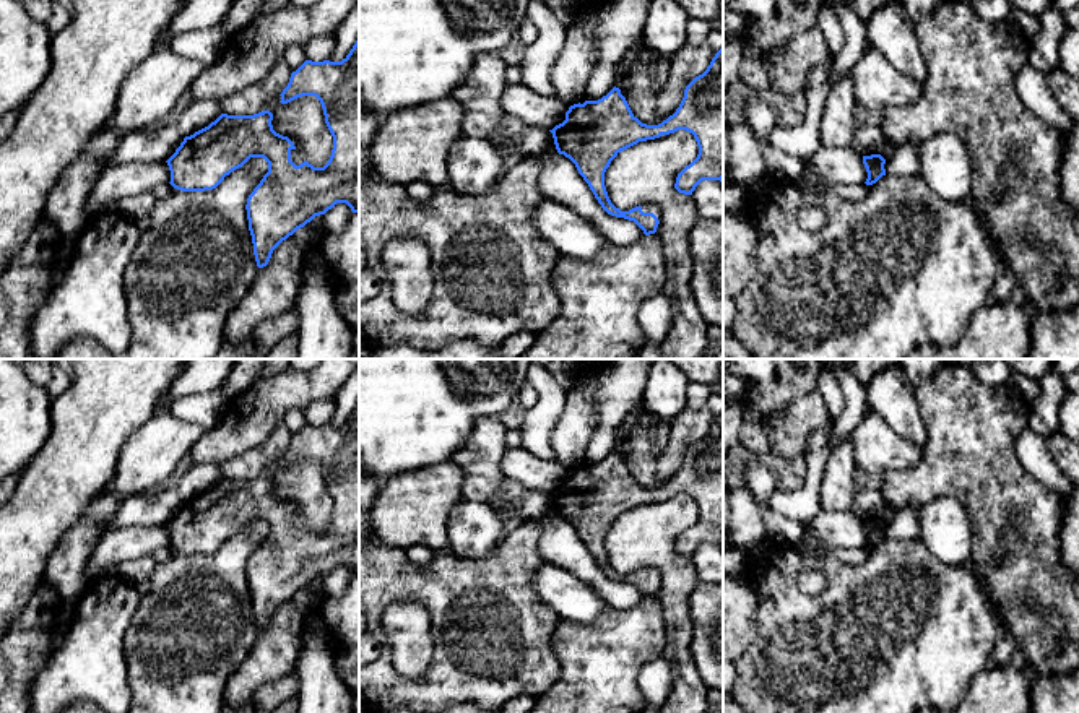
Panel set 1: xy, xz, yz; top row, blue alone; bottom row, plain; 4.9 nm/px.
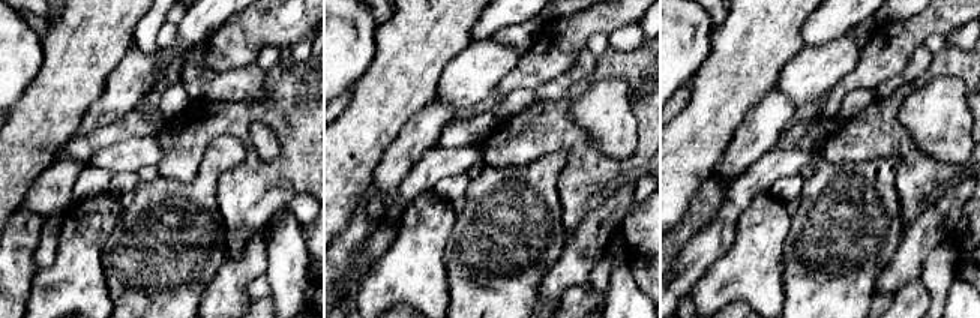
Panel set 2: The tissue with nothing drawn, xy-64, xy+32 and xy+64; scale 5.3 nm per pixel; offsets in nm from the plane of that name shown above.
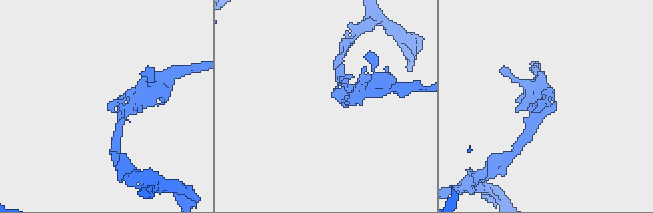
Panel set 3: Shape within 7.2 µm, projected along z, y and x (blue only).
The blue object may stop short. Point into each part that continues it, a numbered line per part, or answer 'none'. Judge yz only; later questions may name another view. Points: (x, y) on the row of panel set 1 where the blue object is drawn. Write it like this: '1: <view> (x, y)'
none

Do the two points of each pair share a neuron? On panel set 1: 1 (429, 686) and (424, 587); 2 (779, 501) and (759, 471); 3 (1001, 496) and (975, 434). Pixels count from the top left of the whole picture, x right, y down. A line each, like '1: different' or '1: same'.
1: same
2: different
3: same

